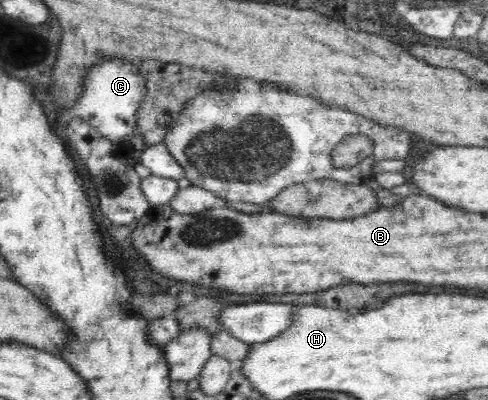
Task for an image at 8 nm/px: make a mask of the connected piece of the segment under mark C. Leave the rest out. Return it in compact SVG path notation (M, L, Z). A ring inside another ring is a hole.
M112 59L88 69L82 81L82 95L78 97L76 105L58 113L60 119L70 121L72 118L82 118L112 143L128 144L129 137L136 133L139 103L147 92L145 79L137 71L138 66L139 62Z

